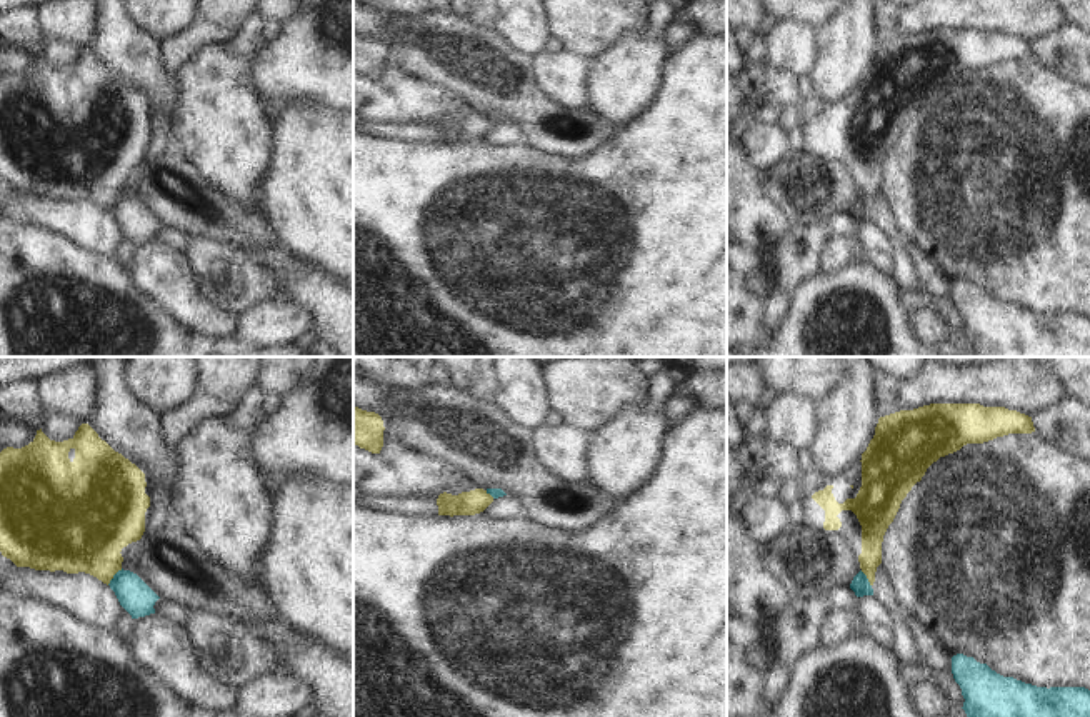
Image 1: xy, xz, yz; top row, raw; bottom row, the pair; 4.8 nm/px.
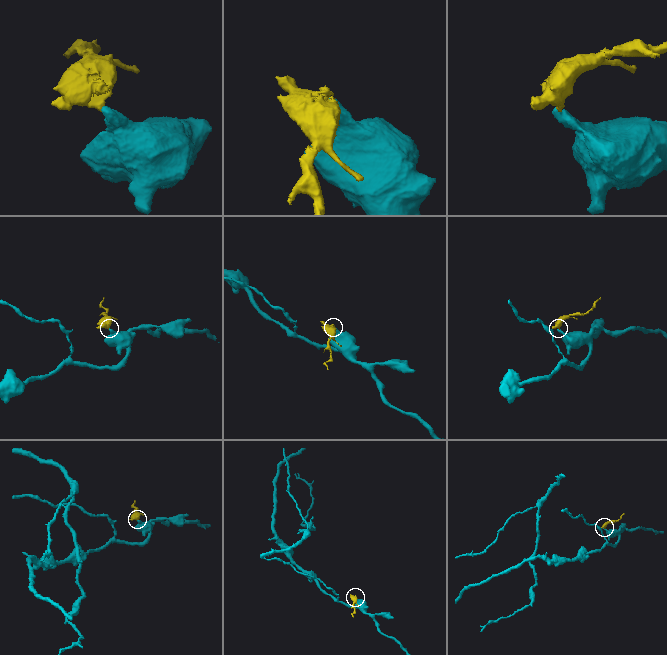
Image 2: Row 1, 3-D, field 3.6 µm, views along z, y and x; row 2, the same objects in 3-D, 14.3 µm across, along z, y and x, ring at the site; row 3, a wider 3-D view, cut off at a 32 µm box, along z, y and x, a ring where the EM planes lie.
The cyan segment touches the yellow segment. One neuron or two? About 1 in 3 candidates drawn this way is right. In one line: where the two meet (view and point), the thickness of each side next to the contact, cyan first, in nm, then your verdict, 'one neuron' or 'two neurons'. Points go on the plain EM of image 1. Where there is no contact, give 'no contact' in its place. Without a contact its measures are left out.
xy (114, 202) | 160/380 nm | two neurons

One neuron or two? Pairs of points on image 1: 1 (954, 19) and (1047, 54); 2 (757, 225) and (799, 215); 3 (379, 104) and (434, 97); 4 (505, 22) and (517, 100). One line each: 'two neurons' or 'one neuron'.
1: two neurons
2: two neurons
3: one neuron
4: two neurons

